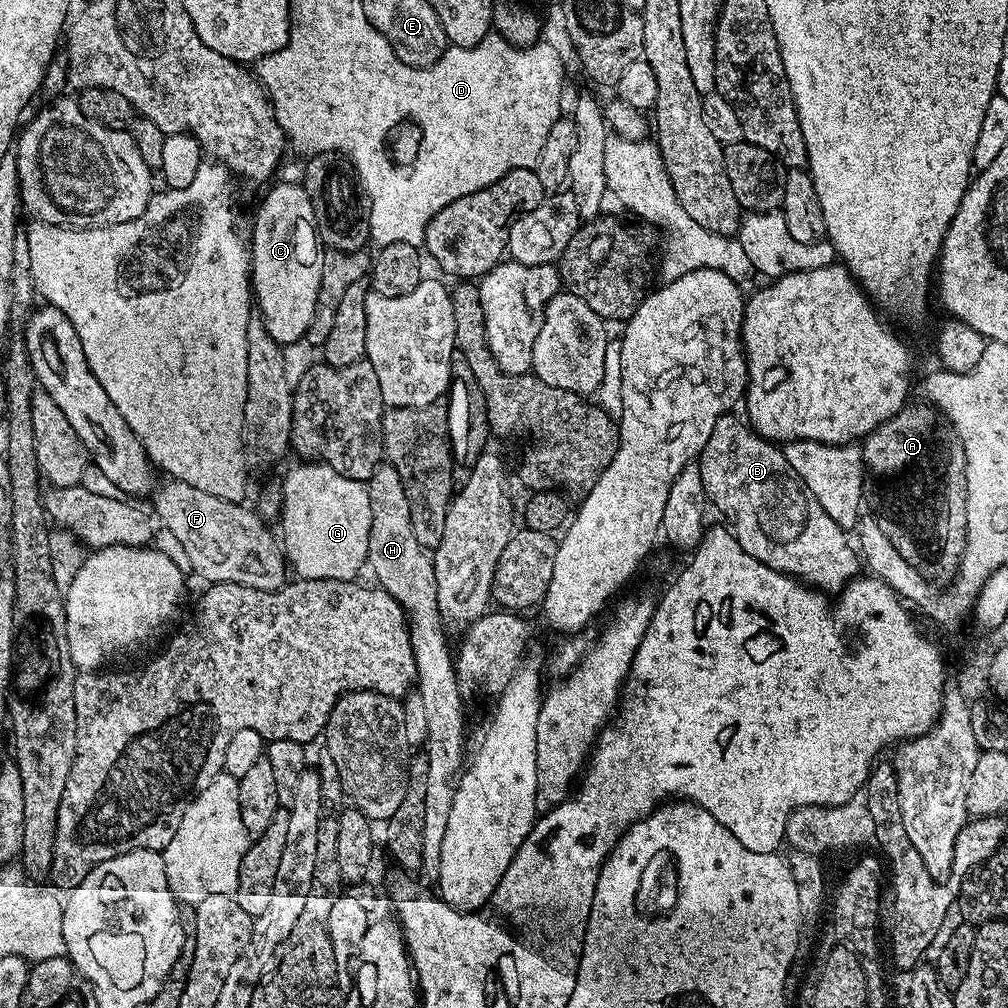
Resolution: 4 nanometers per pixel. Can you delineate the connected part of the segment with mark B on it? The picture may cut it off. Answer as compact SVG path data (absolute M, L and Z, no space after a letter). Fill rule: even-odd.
M725 414L720 416L718 422L714 422L714 430L710 430L710 438L706 438L706 446L700 451L698 463L707 503L709 505L712 503L713 506L728 519L726 524L730 529L733 538L738 542L738 546L742 546L742 550L746 550L746 554L750 554L750 558L754 558L759 564L765 564L766 566L773 568L783 576L790 576L793 580L799 580L805 585L811 586L813 589L819 590L825 594L839 593L844 585L849 583L849 581L859 573L856 571L859 569L861 570L862 568L861 561L856 558L854 552L847 546L845 529L840 528L838 522L834 522L834 518L830 518L830 514L826 514L826 510L822 510L820 504L809 499L805 489L792 473L791 466L786 462L783 451L778 450L777 445L773 443L773 441L765 440L763 436L757 436L741 417L740 420L736 417L736 414Z

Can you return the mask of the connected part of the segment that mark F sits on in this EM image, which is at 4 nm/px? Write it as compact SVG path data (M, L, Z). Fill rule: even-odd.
M169 479L167 483L155 489L154 516L159 523L160 520L164 523L163 531L167 535L181 542L192 572L208 580L204 582L209 585L245 584L267 592L284 587L286 557L259 512L251 507L243 508L243 503L235 500L223 500L206 490L198 490L181 480Z

